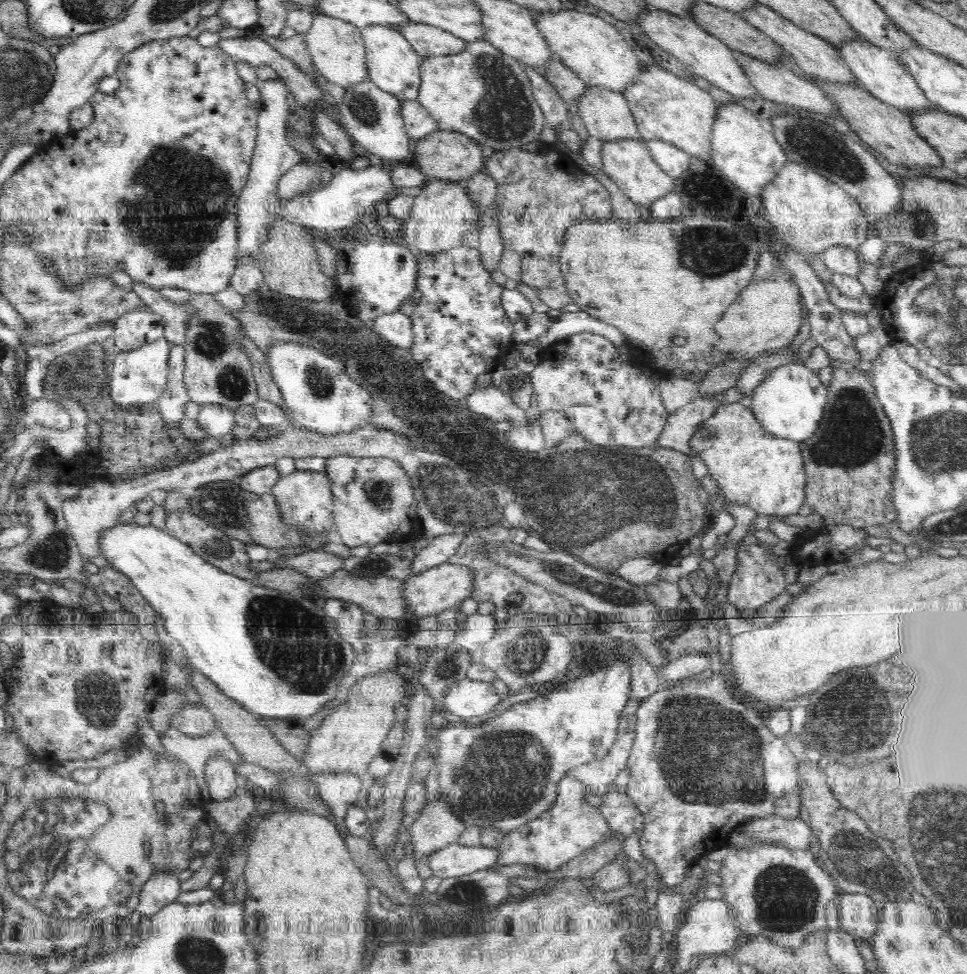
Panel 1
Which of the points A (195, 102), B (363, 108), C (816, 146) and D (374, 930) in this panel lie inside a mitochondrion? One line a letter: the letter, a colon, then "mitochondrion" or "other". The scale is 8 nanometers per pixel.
A: other
B: mitochondrion
C: mitochondrion
D: other

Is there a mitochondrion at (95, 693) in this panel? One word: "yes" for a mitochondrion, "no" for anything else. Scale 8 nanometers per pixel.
yes

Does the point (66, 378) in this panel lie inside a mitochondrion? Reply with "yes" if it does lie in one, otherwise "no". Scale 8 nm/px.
yes

